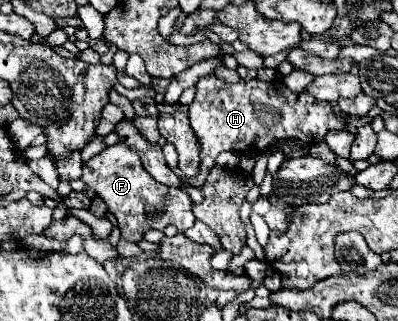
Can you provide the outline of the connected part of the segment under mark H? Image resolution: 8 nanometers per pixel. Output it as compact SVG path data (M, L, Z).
M216 76L200 78L196 84L198 92L190 104L188 118L192 130L198 136L200 148L204 150L202 166L214 166L220 152L244 152L254 154L268 150L270 144L282 138L294 138L304 144L316 144L324 140L326 132L342 130L344 126L336 120L328 102L320 102L308 92L292 92L282 82L260 82L240 80L238 84L226 84Z

